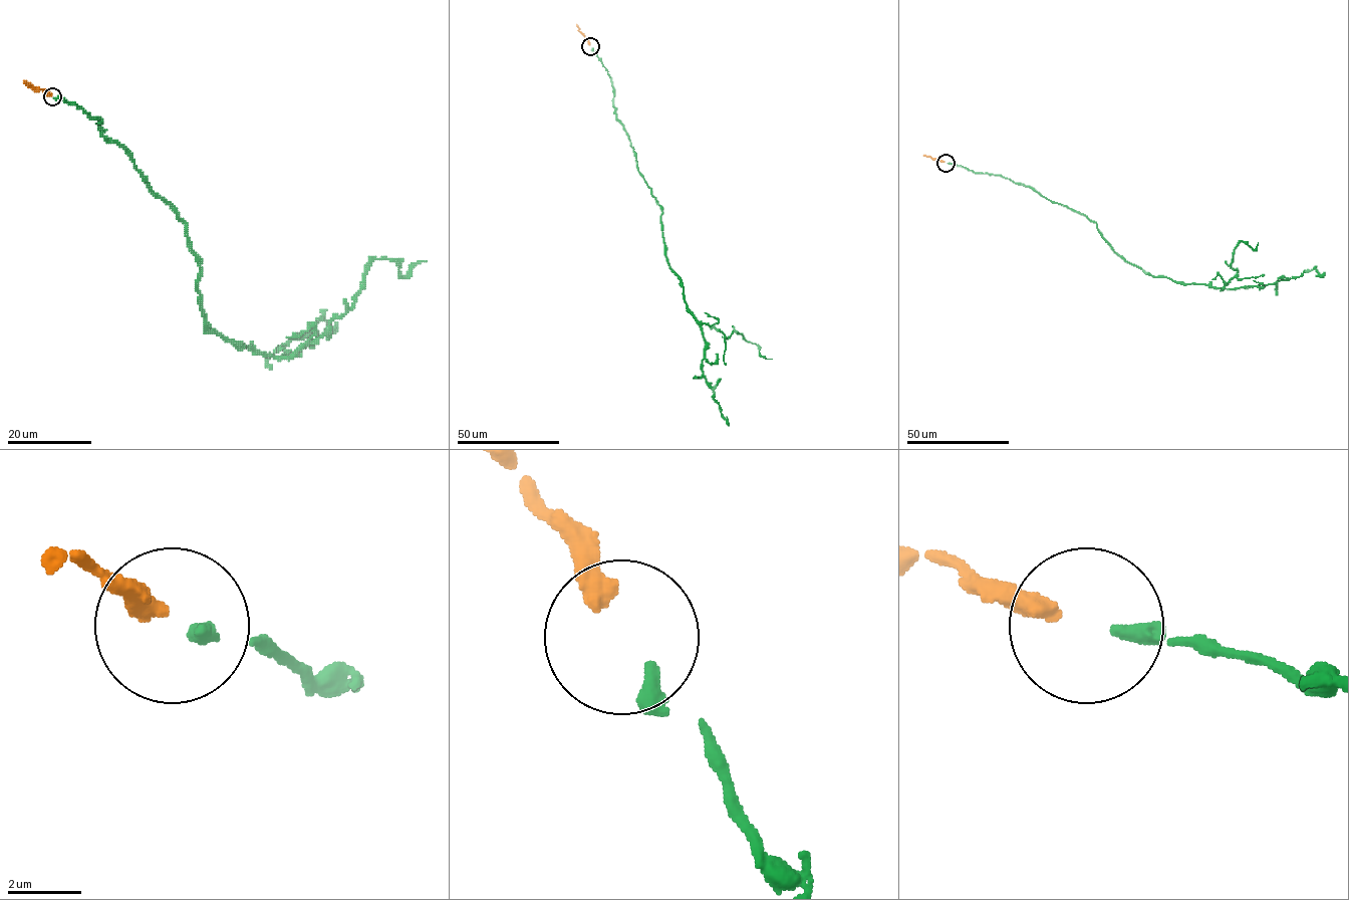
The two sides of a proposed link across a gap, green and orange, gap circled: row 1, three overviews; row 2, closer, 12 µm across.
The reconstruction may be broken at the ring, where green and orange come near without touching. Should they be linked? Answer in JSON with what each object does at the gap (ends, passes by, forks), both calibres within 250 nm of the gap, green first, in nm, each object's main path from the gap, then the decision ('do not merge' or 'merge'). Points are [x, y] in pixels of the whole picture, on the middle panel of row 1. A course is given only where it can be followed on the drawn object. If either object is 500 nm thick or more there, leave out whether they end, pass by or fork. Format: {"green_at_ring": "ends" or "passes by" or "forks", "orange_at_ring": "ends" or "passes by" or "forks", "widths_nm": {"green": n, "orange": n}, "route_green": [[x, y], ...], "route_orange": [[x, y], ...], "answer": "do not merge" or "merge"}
{"widths_nm": {"green": 400, "orange": 550}, "route_green": [[592, 47], [660, 206], [687, 309], [772, 359]], "route_orange": [[589, 45], [576, 24]], "answer": "merge"}

